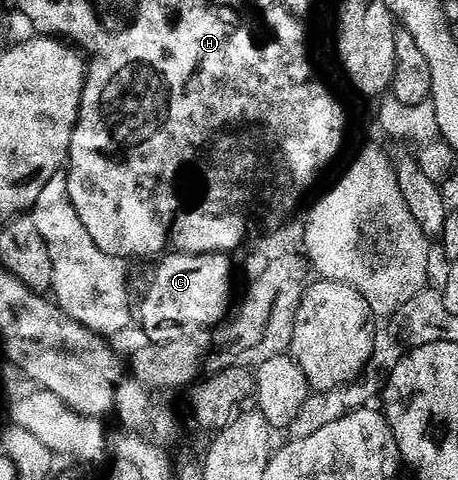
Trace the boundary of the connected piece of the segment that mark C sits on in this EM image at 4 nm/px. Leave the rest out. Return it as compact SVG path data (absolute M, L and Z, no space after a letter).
M172 249L158 259L155 275L139 302L137 325L152 342L168 342L189 330L206 330L223 321L231 298L231 262L226 253L194 254Z

